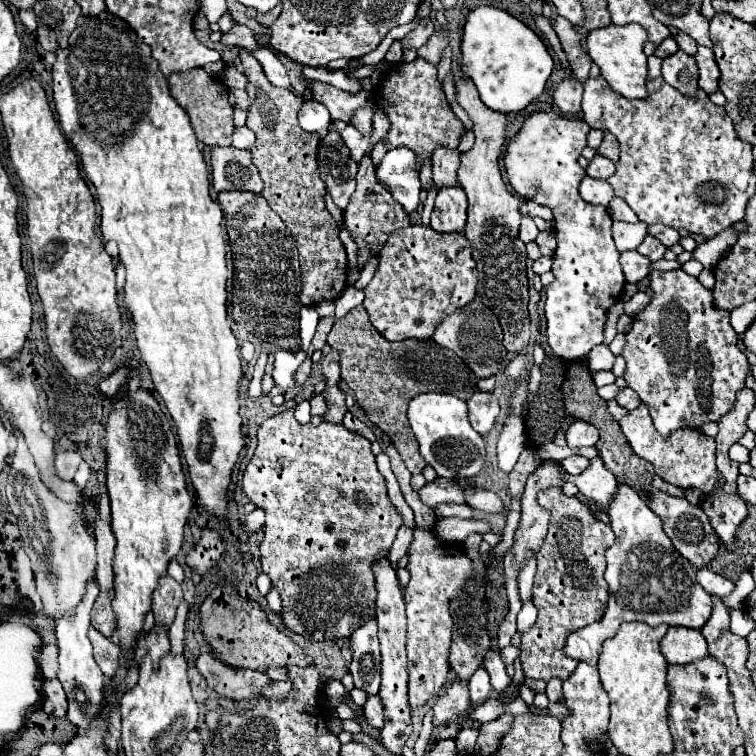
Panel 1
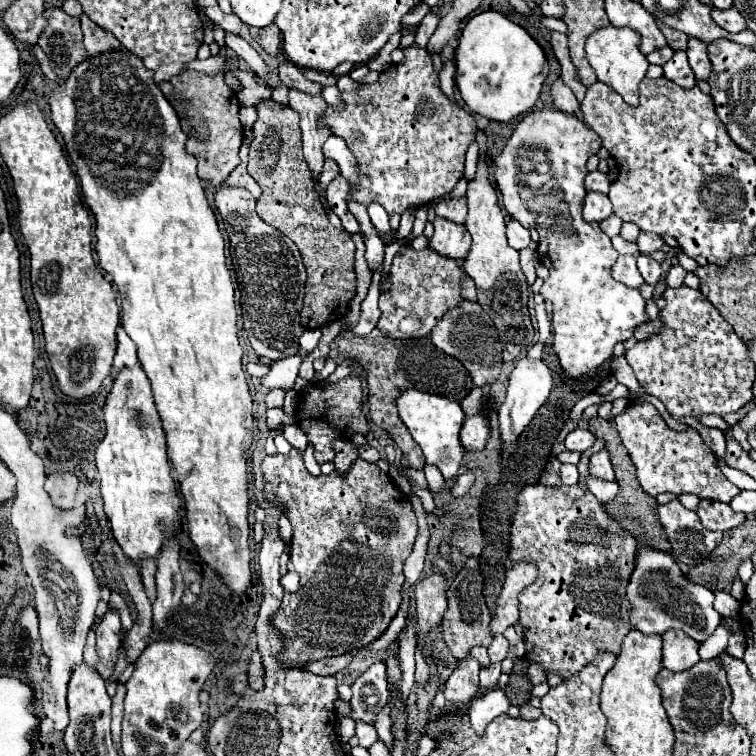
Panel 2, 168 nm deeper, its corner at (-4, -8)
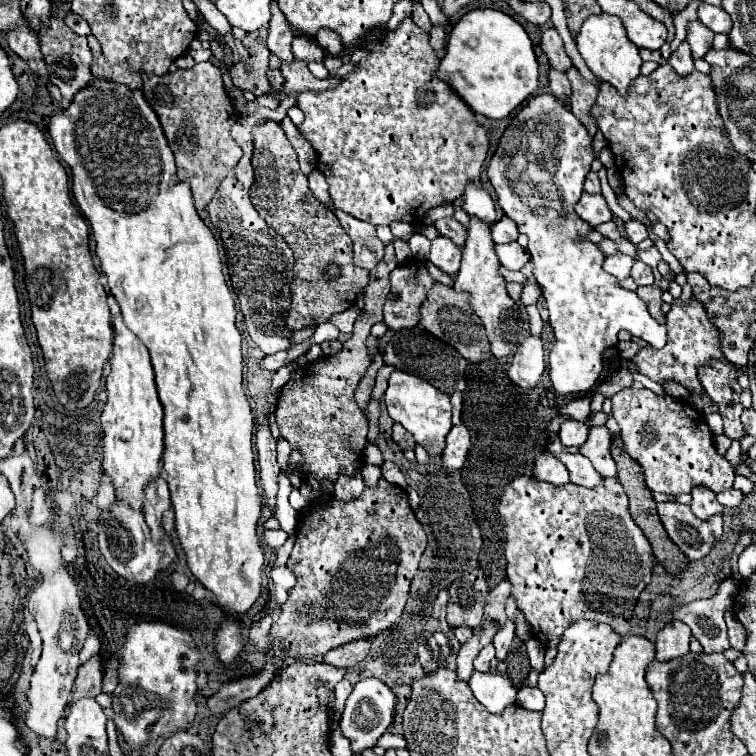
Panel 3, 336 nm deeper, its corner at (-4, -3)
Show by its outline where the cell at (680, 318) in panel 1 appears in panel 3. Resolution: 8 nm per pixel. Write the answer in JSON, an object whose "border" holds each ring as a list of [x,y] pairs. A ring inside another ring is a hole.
{"border":[[[680,297],[672,301],[672,309],[666,315],[666,327],[668,327],[668,343],[662,349],[654,349],[650,345],[642,347],[632,361],[636,363],[638,371],[652,381],[658,381],[660,385],[666,385],[668,381],[680,383],[692,393],[704,393],[704,387],[698,379],[698,371],[702,365],[710,365],[712,359],[722,361],[724,365],[730,365],[736,373],[742,373],[742,367],[736,363],[730,363],[722,353],[722,333],[716,329],[716,325],[708,319],[704,303],[696,301],[696,297],[690,297],[688,301],[682,301]]]}

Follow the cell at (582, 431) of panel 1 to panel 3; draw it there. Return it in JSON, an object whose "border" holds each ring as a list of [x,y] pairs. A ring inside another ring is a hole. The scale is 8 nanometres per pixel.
{"border":[[[566,421],[566,423],[560,427],[558,437],[560,437],[560,441],[562,441],[566,447],[570,447],[570,445],[580,447],[580,445],[588,439],[588,427],[586,427],[584,423],[580,423],[580,421]]]}

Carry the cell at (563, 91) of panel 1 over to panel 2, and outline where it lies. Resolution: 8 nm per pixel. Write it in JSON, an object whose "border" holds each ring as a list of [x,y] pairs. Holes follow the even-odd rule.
{"border":[[[558,78],[554,84],[552,84],[552,98],[554,98],[554,104],[558,110],[566,112],[566,114],[578,114],[578,100],[574,96],[574,92]]]}

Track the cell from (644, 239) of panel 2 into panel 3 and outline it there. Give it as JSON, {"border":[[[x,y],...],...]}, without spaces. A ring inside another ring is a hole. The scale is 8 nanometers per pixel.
{"border":[[[630,221],[624,225],[624,233],[626,233],[626,239],[630,239],[634,245],[638,245],[640,241],[648,239],[648,231],[646,231],[646,225],[640,223],[640,221]]]}

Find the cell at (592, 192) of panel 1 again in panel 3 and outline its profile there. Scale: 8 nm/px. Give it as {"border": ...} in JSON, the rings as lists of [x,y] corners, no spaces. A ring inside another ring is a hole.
{"border":[[[582,193],[580,197],[580,203],[576,205],[576,213],[592,223],[592,227],[598,227],[600,223],[606,223],[612,219],[612,213],[610,213],[610,207],[604,199],[604,195],[592,195],[592,193]]]}

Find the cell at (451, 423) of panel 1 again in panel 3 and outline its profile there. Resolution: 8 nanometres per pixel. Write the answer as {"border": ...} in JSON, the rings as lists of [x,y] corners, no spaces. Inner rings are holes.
{"border":[[[392,371],[388,379],[388,389],[384,393],[384,403],[390,413],[390,417],[404,425],[416,439],[418,445],[422,445],[432,457],[442,455],[446,447],[446,435],[452,429],[452,405],[450,397],[436,387],[432,387],[428,381],[402,373],[402,371]]]}

